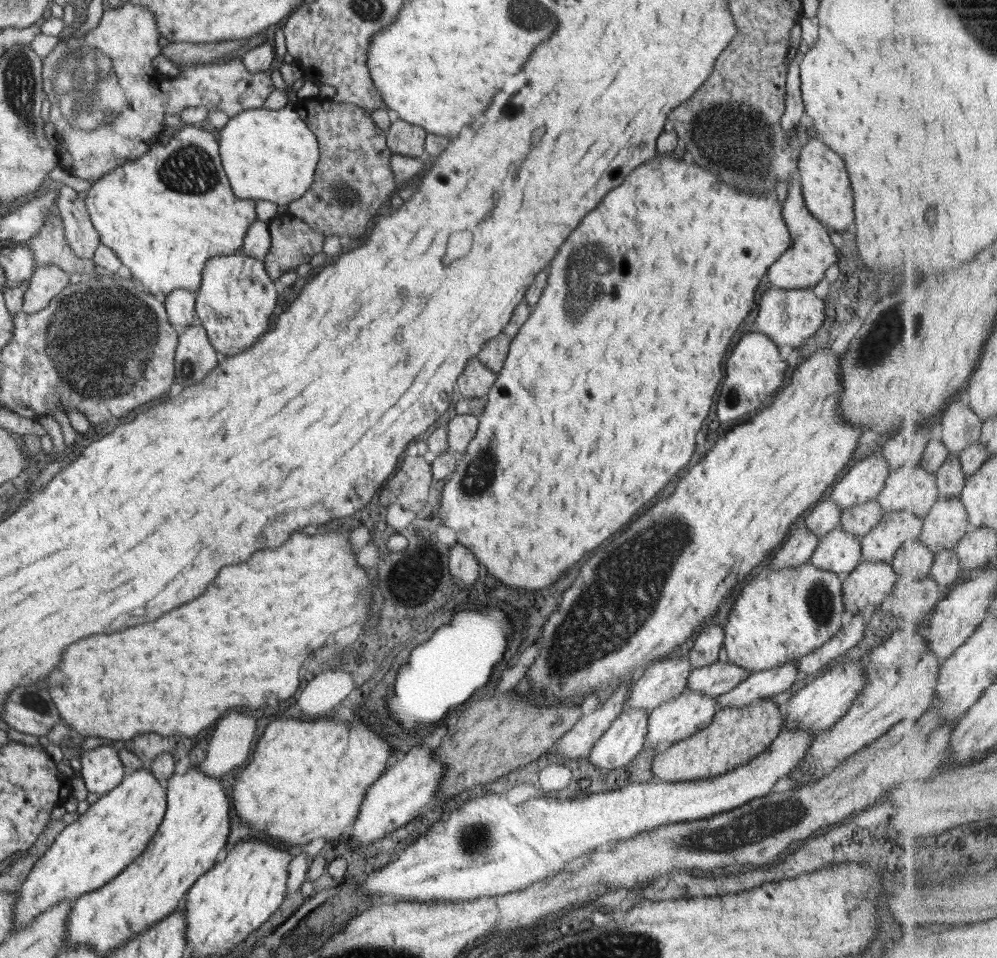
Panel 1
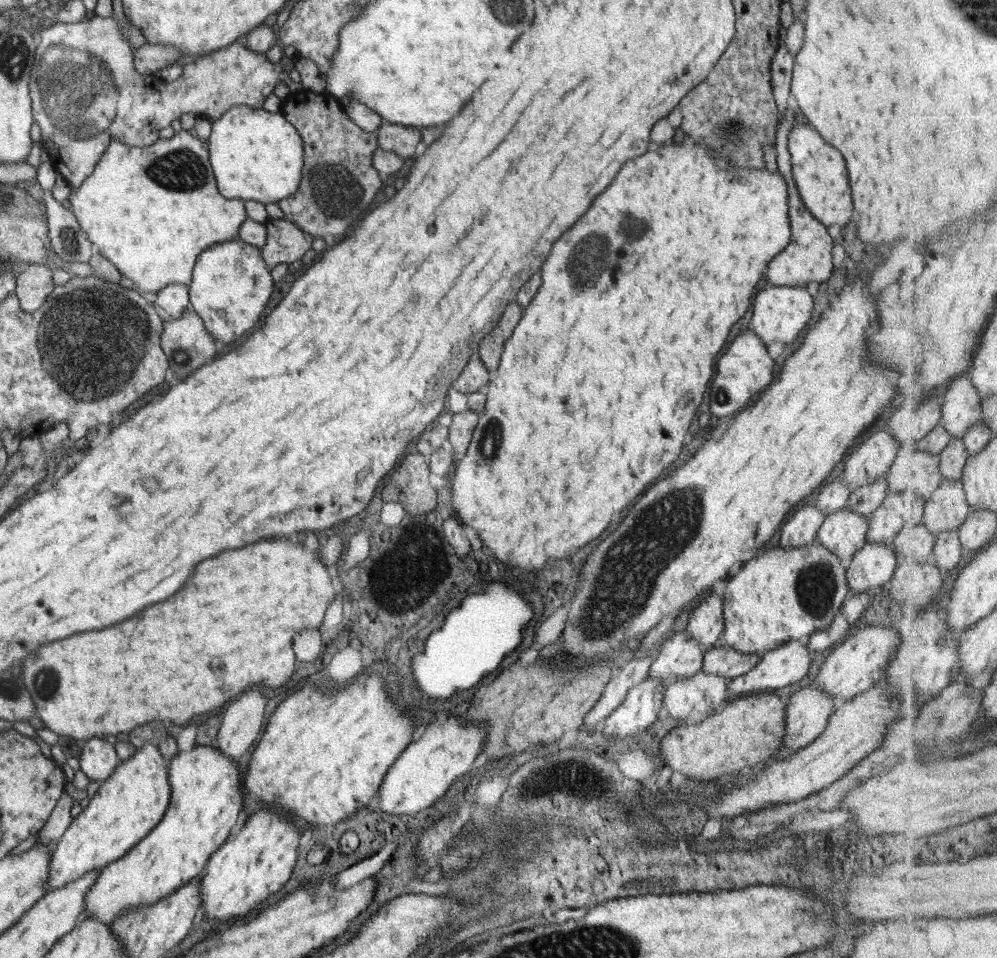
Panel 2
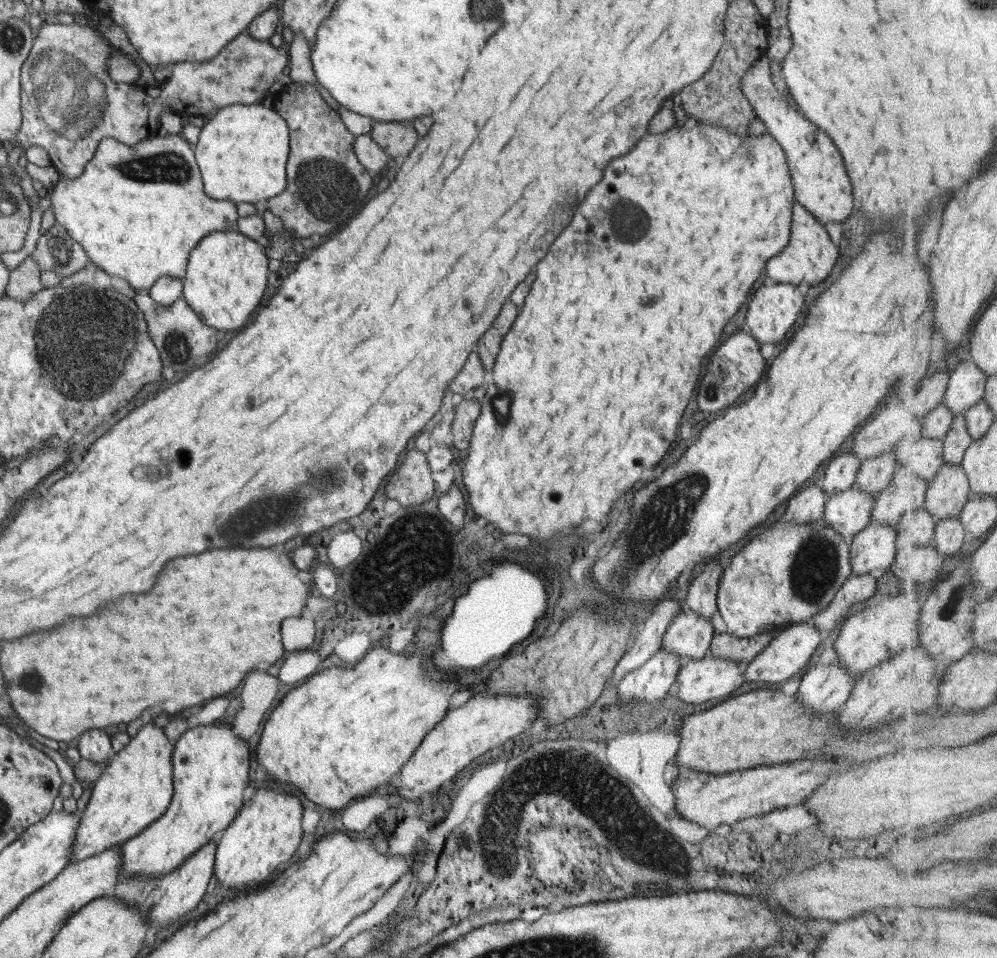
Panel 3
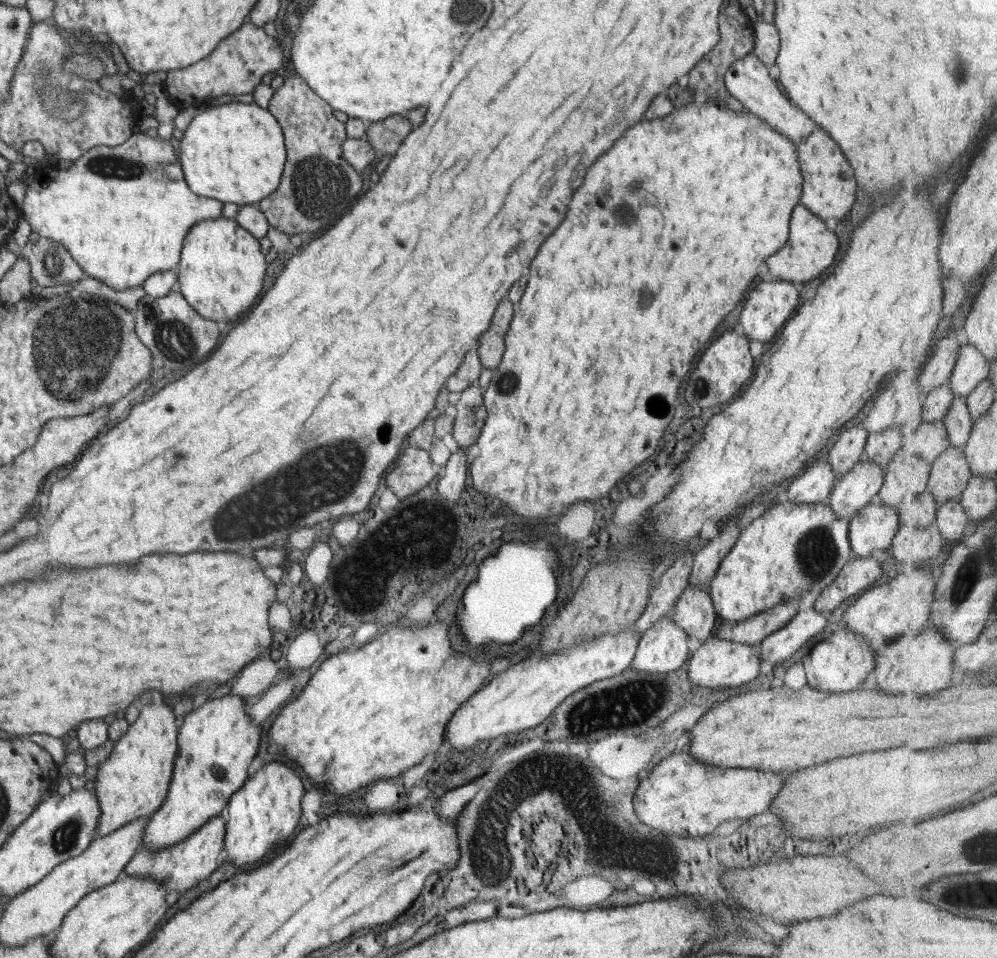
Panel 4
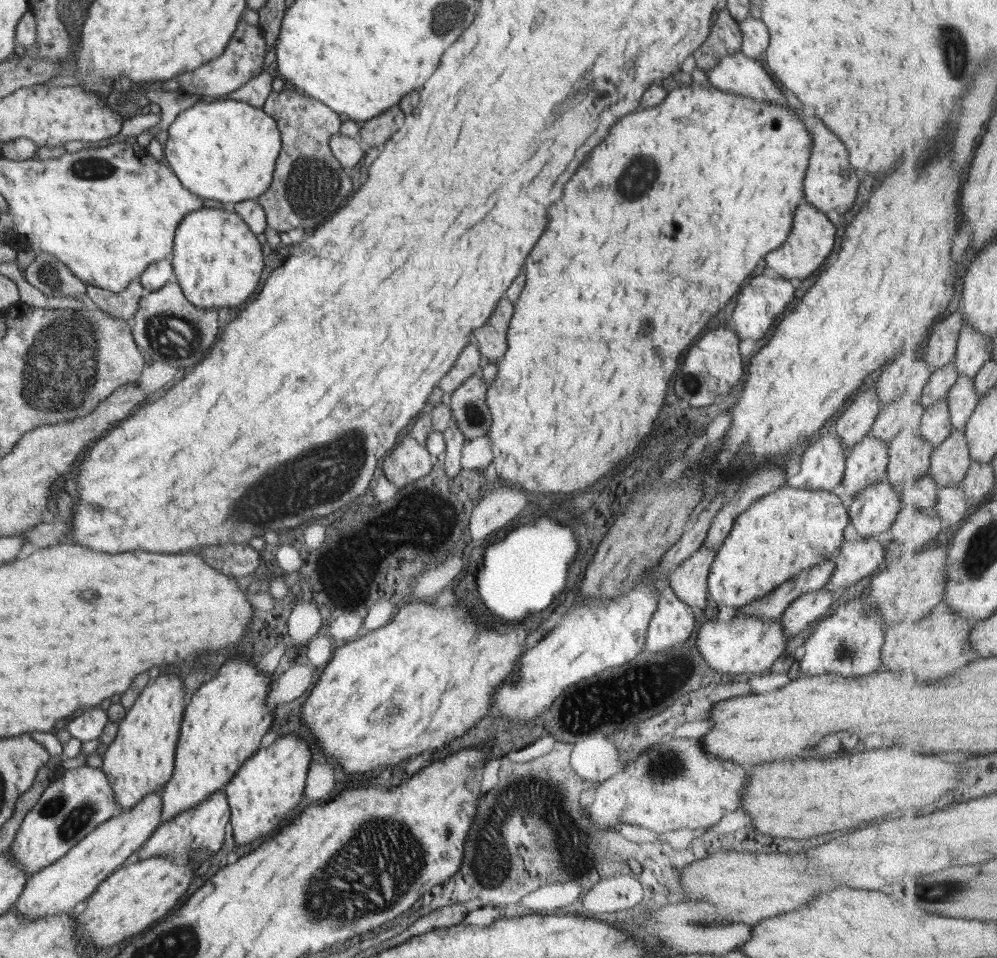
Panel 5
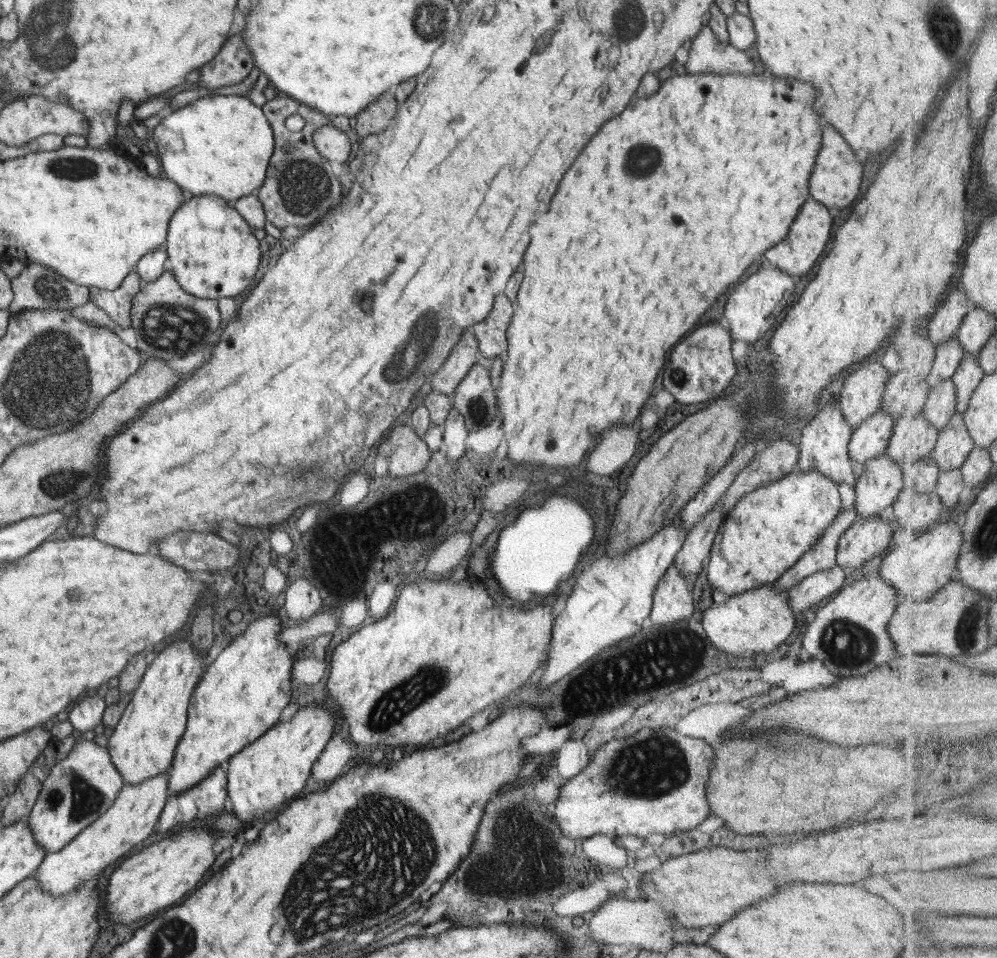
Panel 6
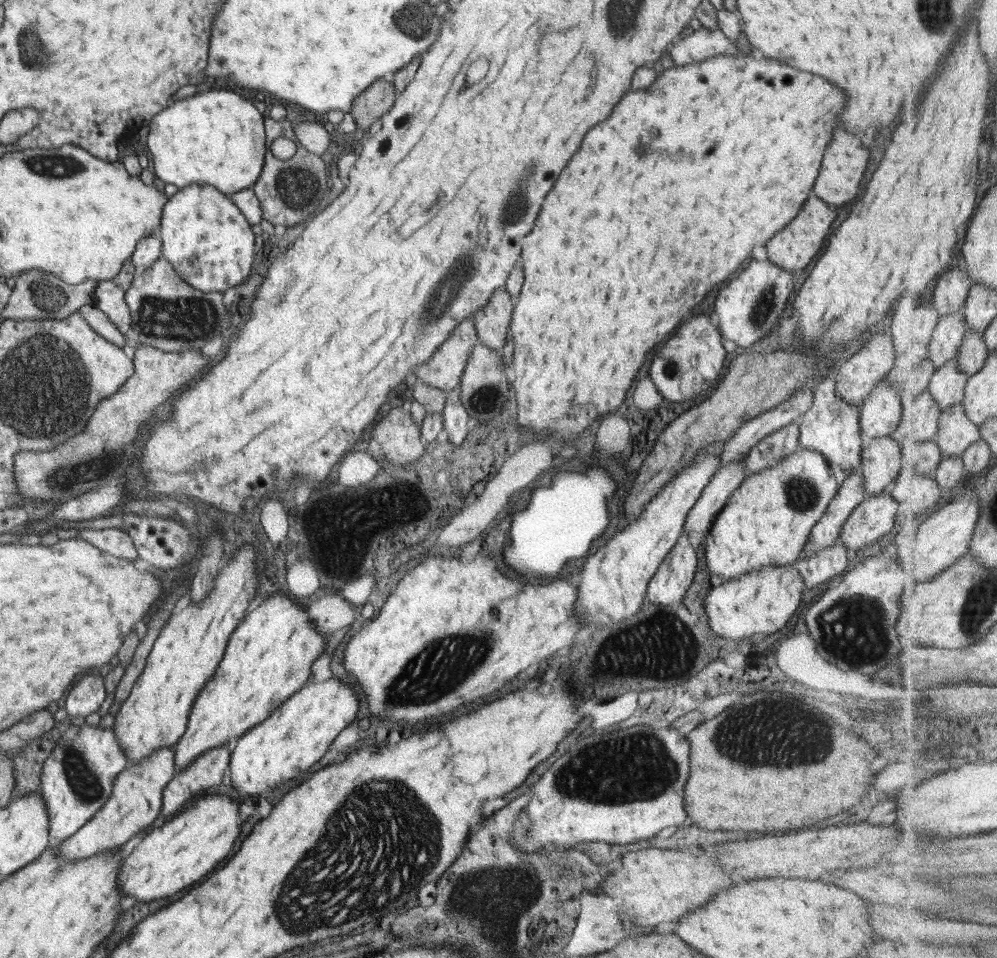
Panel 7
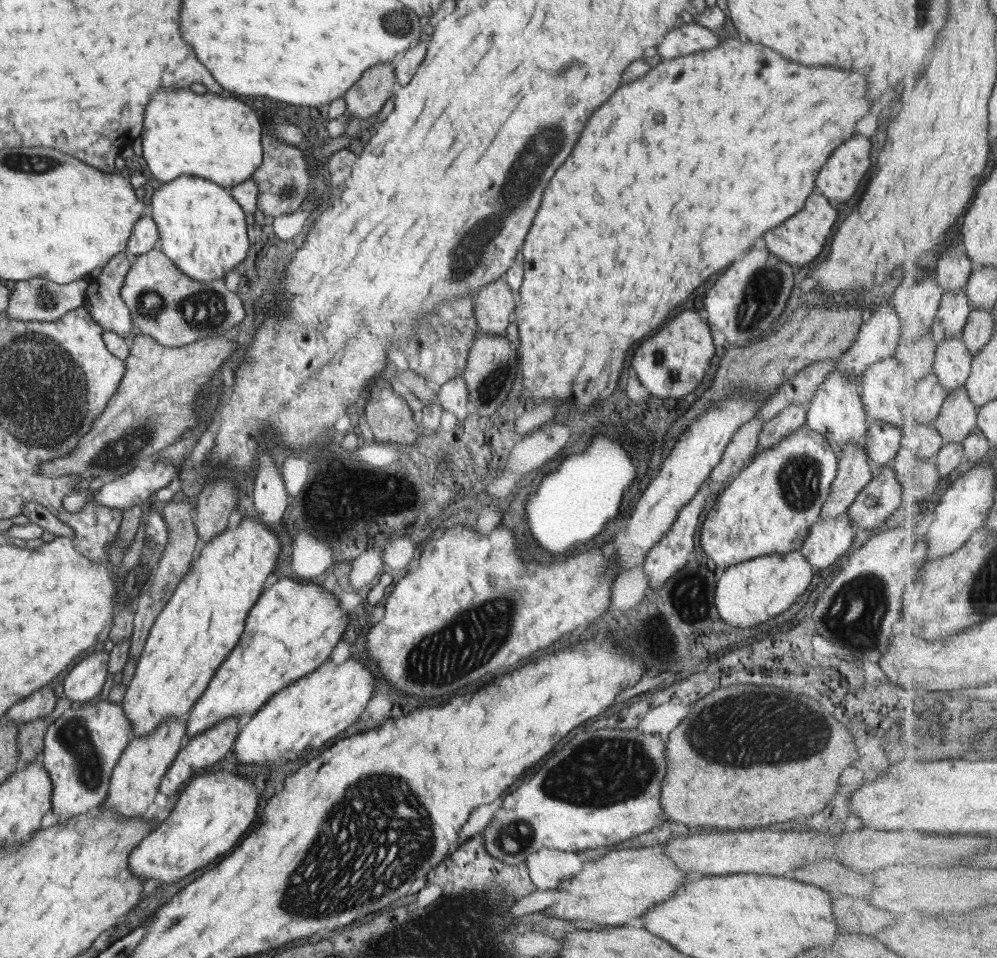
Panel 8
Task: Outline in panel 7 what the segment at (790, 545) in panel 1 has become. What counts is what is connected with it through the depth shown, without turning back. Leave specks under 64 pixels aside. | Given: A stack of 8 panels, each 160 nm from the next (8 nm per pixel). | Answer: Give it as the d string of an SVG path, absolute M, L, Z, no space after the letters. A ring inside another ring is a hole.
M832 375L822 378L813 392L812 406L805 412L803 422L799 425L800 447L819 452L830 464L838 464L844 472L860 472L865 441L861 433L859 412L858 406L852 406L837 394Z

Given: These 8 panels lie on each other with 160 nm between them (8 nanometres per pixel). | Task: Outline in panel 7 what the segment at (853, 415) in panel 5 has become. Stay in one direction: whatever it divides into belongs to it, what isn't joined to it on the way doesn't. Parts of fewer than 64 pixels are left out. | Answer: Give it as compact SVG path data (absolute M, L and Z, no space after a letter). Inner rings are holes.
M889 330L884 331L884 333L875 333L873 331L872 336L868 339L868 343L855 353L848 361L842 363L834 370L832 377L835 379L835 388L838 395L851 404L852 406L858 406L861 408L864 399L870 394L870 391L874 390L874 387L878 385L878 382L883 380L887 374L892 370L892 367L896 364L895 358L895 348L893 345L893 337Z

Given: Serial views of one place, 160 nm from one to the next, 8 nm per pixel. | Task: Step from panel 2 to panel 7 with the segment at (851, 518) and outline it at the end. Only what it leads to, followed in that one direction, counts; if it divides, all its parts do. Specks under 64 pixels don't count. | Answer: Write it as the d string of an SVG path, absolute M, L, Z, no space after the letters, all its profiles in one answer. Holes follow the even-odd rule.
M887 377L870 391L859 412L860 428L865 442L896 432L901 423L901 401Z

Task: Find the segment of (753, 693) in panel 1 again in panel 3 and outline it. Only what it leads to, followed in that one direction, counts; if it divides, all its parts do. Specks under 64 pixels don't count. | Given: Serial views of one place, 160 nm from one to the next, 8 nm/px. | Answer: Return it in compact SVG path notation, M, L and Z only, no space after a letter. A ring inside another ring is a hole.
M797 622L789 624L771 640L764 651L758 653L752 661L744 665L746 682L784 682L798 674L801 668L806 668L812 654L823 639L821 632L812 622Z

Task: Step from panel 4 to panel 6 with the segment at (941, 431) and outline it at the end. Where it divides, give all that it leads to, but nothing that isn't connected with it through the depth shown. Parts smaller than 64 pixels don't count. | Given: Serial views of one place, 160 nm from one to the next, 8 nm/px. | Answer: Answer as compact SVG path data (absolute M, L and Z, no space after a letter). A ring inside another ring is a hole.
M947 378L938 387L932 388L925 415L942 431L959 413L959 402L958 385L953 378Z

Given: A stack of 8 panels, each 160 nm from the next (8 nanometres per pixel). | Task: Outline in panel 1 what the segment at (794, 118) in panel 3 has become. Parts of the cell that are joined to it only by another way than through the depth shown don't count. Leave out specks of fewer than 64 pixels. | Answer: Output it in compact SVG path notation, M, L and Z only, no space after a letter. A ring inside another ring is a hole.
M812 139L803 145L799 156L798 174L801 178L802 192L804 192L808 210L812 214L816 212L816 218L822 224L828 224L834 230L846 230L846 226L852 224L854 214L852 214L852 188L850 188L844 162L840 162L842 158L834 154L826 144Z

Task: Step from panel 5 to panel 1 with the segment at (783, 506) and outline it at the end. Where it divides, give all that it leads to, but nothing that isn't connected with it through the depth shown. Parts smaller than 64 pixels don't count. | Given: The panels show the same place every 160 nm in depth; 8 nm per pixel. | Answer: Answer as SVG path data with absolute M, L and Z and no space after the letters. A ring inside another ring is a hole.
M812 563L782 571L762 566L756 578L745 582L723 628L724 650L729 662L751 673L770 670L791 660L797 661L820 649L841 629L845 607L840 576L820 570Z

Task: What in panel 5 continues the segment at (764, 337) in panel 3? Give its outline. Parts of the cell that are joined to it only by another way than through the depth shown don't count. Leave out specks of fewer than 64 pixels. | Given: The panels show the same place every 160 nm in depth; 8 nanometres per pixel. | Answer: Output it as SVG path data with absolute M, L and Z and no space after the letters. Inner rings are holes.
M756 276L752 278L740 292L738 296L738 304L732 312L732 320L736 326L738 336L744 340L745 338L752 338L752 340L760 340L766 336L766 332L770 330L770 326L774 324L774 320L778 316L784 315L791 306L794 300L795 288L790 283L789 279L780 278L766 278L766 276Z

